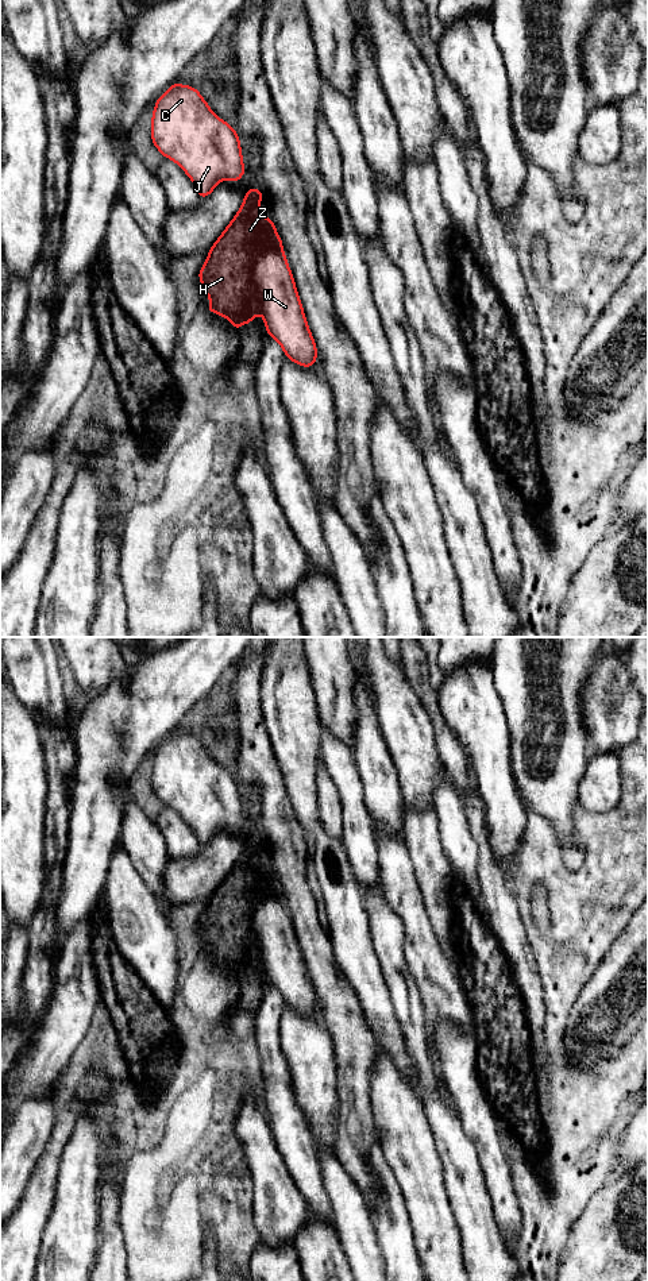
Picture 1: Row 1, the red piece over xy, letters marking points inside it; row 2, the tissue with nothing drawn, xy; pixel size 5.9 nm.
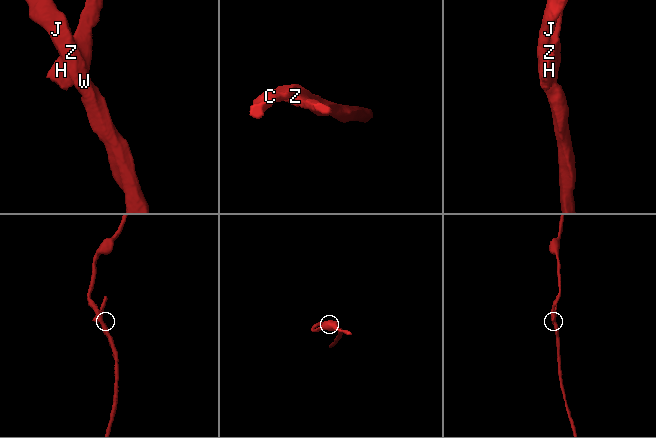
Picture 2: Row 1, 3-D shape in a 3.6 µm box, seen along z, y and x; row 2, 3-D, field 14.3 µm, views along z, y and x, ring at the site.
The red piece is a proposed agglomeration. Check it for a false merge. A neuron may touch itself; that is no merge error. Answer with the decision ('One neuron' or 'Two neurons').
Two neurons

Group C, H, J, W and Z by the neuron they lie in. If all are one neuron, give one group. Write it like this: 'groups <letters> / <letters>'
groups C J W / H Z

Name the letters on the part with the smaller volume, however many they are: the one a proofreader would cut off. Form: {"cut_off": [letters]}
{"cut_off": ["H", "Z"]}

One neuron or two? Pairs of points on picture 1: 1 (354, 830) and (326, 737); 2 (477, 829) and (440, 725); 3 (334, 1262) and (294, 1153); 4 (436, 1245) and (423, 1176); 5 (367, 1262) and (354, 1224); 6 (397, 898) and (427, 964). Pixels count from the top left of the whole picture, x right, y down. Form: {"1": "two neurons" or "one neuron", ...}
{"1": "one neuron", "2": "two neurons", "3": "two neurons", "4": "one neuron", "5": "one neuron", "6": "one neuron"}

